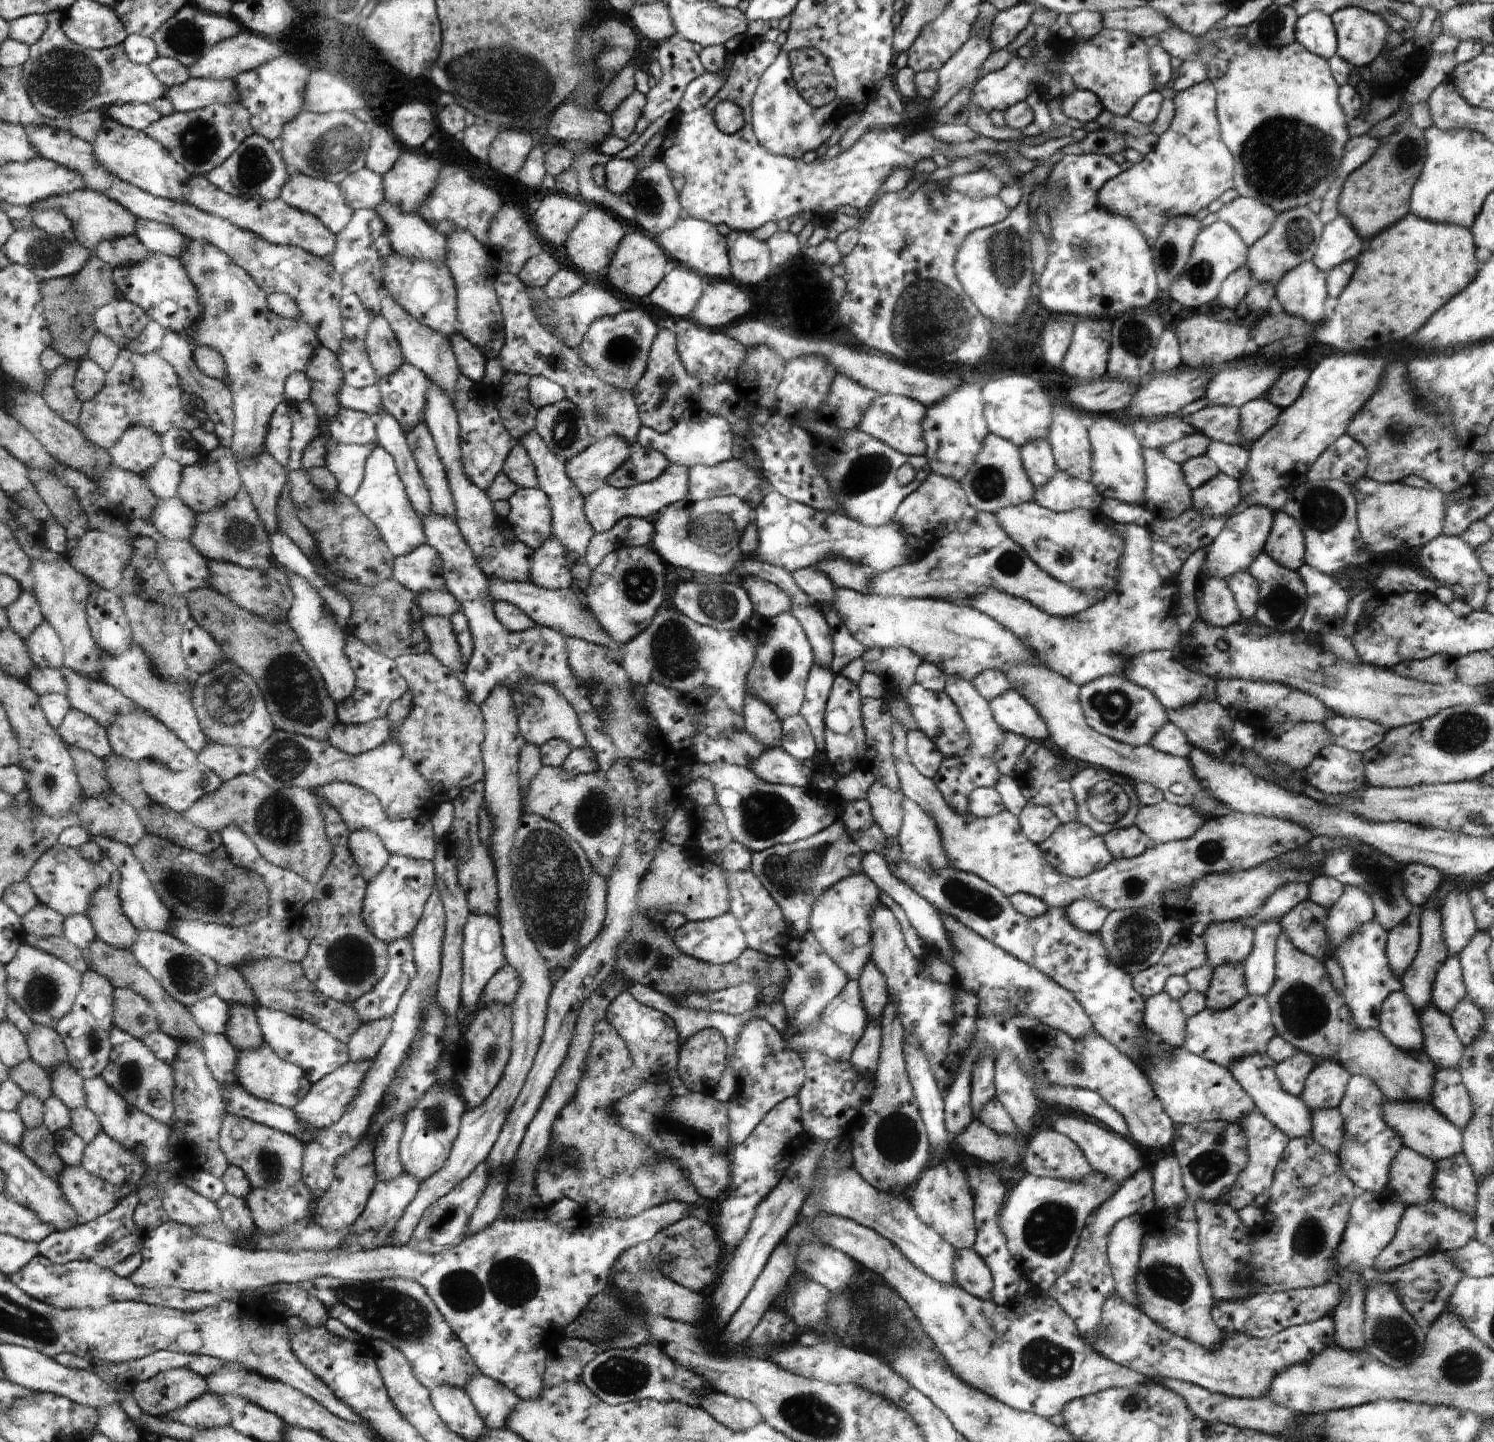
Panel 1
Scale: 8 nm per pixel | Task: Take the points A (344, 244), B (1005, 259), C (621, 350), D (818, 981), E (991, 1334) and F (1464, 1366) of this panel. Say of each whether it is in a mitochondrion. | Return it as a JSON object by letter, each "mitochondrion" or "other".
{"A":"other","B":"mitochondrion","C":"mitochondrion","D":"mitochondrion","E":"other","F":"mitochondrion"}

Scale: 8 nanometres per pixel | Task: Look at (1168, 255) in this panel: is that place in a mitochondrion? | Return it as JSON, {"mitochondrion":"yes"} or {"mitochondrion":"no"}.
{"mitochondrion":"yes"}

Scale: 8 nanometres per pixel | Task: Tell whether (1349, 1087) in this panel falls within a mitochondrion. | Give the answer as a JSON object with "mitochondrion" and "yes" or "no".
{"mitochondrion":"no"}

